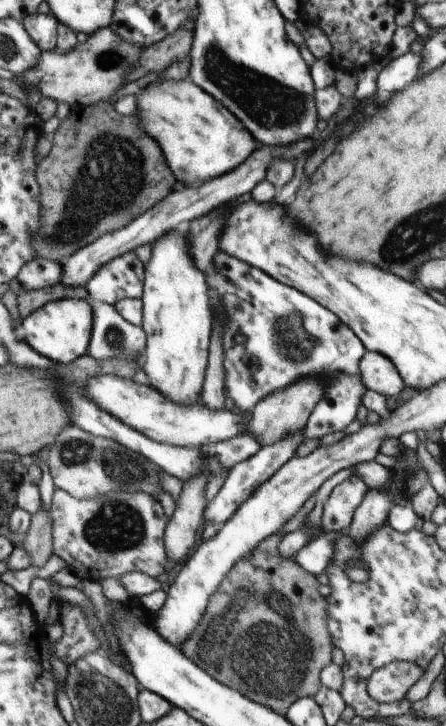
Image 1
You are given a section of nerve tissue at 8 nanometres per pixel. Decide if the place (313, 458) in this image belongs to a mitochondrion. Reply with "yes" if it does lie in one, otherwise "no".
no

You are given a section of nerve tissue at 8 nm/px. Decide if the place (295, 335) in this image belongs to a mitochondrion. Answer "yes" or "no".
yes

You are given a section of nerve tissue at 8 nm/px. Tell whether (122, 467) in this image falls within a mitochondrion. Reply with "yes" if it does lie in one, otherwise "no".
yes

